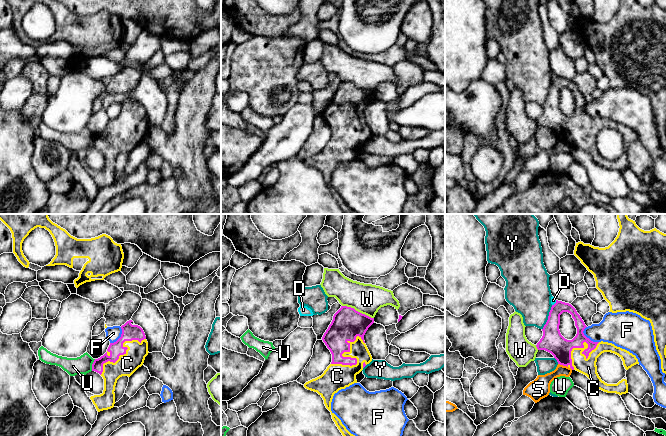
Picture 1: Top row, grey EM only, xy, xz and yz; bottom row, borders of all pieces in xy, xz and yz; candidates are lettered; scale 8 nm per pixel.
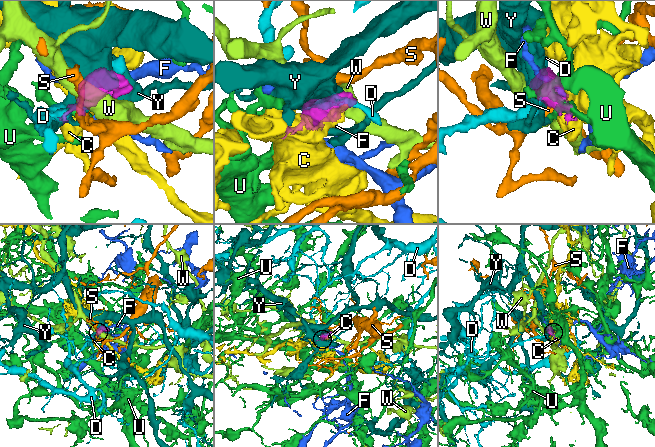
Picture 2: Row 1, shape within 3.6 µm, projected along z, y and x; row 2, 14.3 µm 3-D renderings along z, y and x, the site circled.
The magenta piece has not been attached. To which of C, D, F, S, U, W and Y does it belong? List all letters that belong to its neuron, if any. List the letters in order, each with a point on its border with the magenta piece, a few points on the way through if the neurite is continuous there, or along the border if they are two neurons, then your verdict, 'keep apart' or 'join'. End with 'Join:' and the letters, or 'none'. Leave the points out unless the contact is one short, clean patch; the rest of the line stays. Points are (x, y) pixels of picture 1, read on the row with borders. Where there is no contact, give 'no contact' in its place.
C: contact xz (350, 357); join
D: contact yz (555, 303); keep apart
F: contact yz (586, 337); border yz (586, 326), (583, 333), (591, 340), (598, 342); keep apart
S: contact yz (563, 365); border yz (558, 363), (567, 367); keep apart
U: contact xy (92, 365); keep apart
W: contact xz (357, 311); border xz (342, 305), (353, 307), (373, 318); keep apart
Y: contact yz (548, 317); keep apart
Join: C

